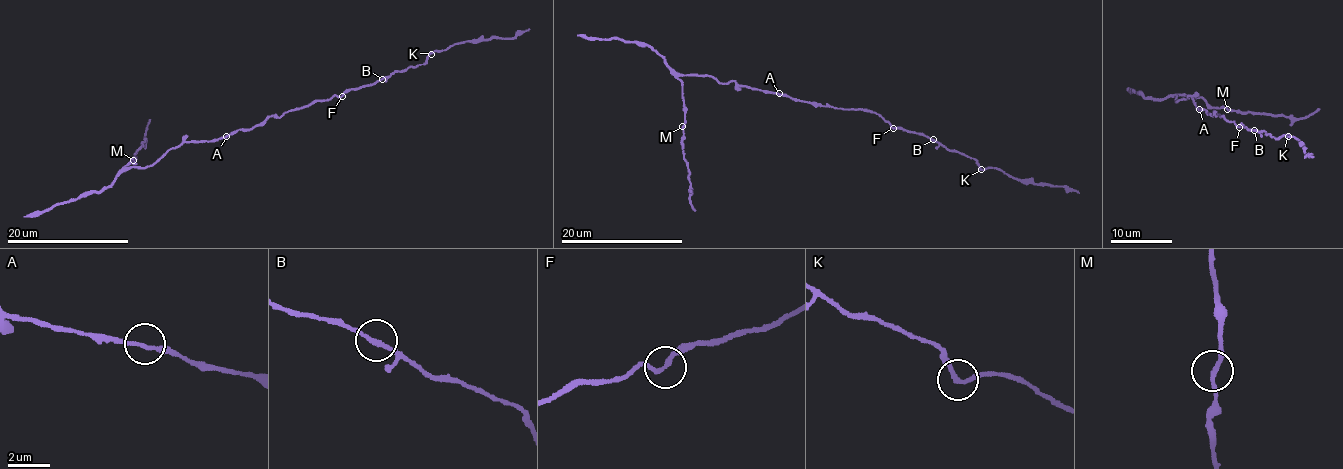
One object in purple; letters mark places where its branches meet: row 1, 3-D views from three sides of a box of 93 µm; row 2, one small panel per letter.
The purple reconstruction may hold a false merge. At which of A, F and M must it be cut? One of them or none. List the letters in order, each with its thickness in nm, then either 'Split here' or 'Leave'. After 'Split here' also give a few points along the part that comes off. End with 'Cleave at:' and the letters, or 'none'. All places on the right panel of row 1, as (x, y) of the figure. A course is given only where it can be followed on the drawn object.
A: Thickness 190 nm. Leave
F: Thickness 200 nm. Split here. Course of the part to remove: (1239, 126), (1300, 141), (1304, 157), (1314, 157)
M: Thickness 200 nm. Leave
Cleave at: F

